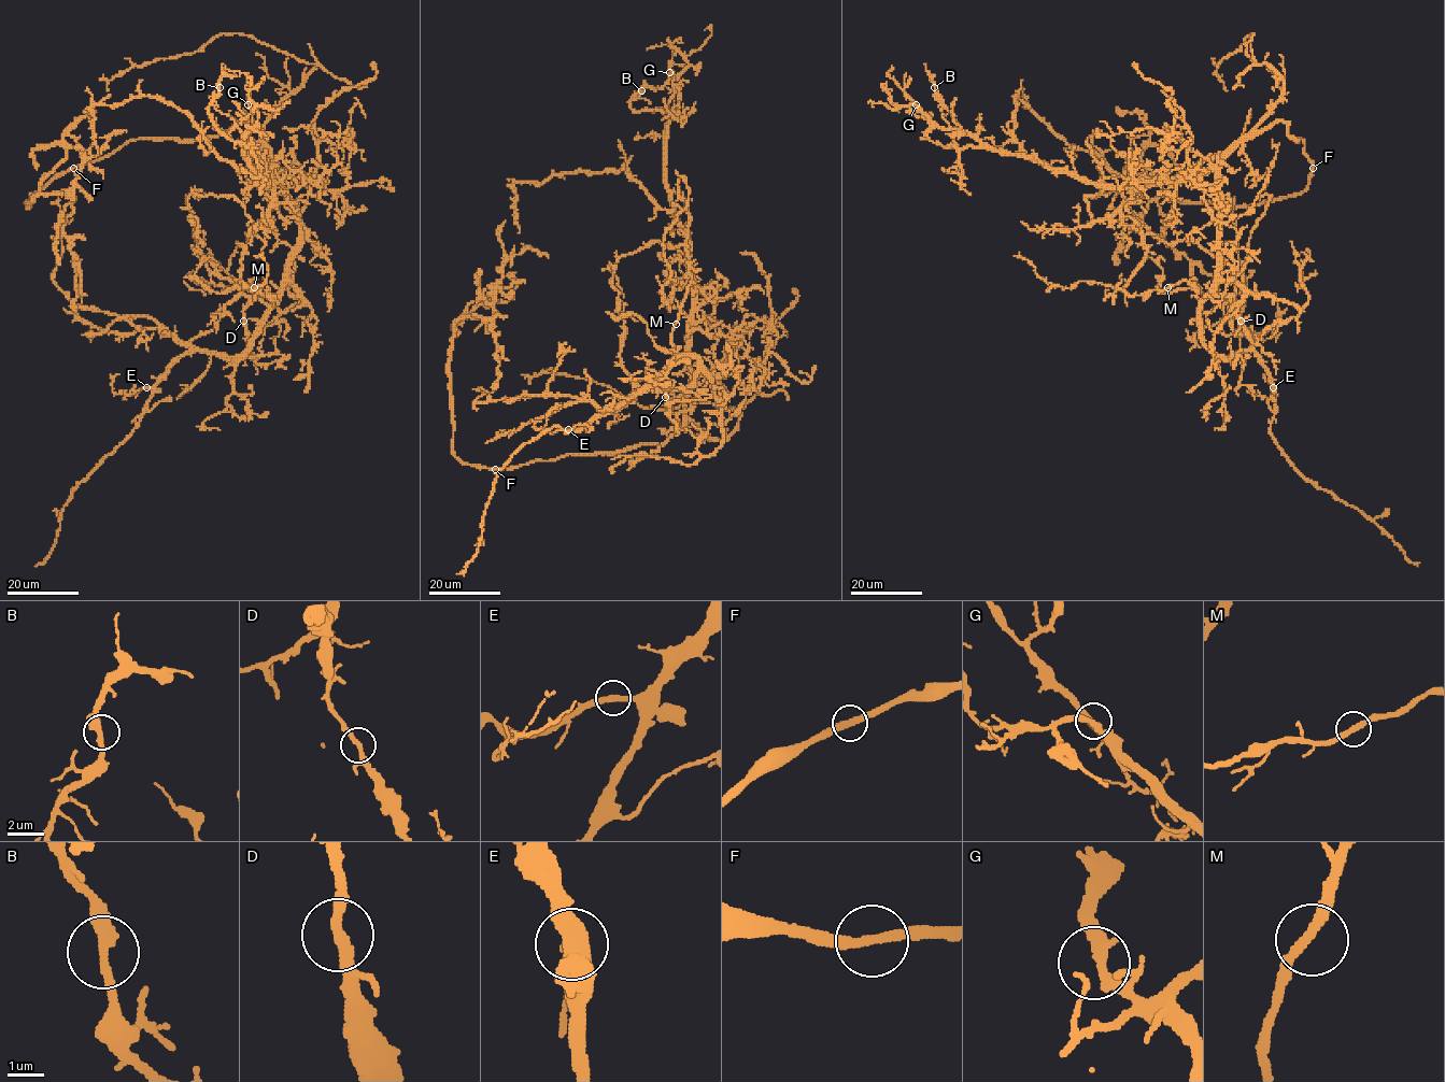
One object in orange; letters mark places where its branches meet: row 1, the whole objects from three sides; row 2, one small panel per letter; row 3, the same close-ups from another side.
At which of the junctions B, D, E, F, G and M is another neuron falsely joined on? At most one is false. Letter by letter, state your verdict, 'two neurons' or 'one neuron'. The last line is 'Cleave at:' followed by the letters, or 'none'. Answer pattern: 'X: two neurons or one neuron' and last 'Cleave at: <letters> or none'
B: one neuron
D: one neuron
E: one neuron
F: one neuron
G: one neuron
M: one neuron
Cleave at: none

